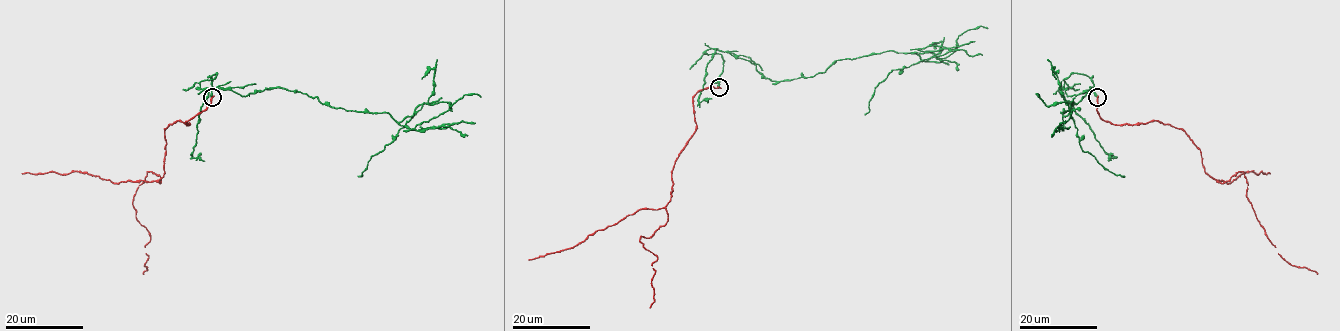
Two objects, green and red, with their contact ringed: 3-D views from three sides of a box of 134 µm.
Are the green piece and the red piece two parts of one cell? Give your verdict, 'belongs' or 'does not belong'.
does not belong

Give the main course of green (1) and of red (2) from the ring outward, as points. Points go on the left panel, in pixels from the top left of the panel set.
1: (211, 97), (216, 73), (198, 88), (248, 95), (284, 88), (398, 122), (414, 115), (358, 177)
2: (212, 97), (189, 124), (165, 129), (163, 175), (159, 183), (147, 172), (134, 195), (150, 236), (144, 274)

